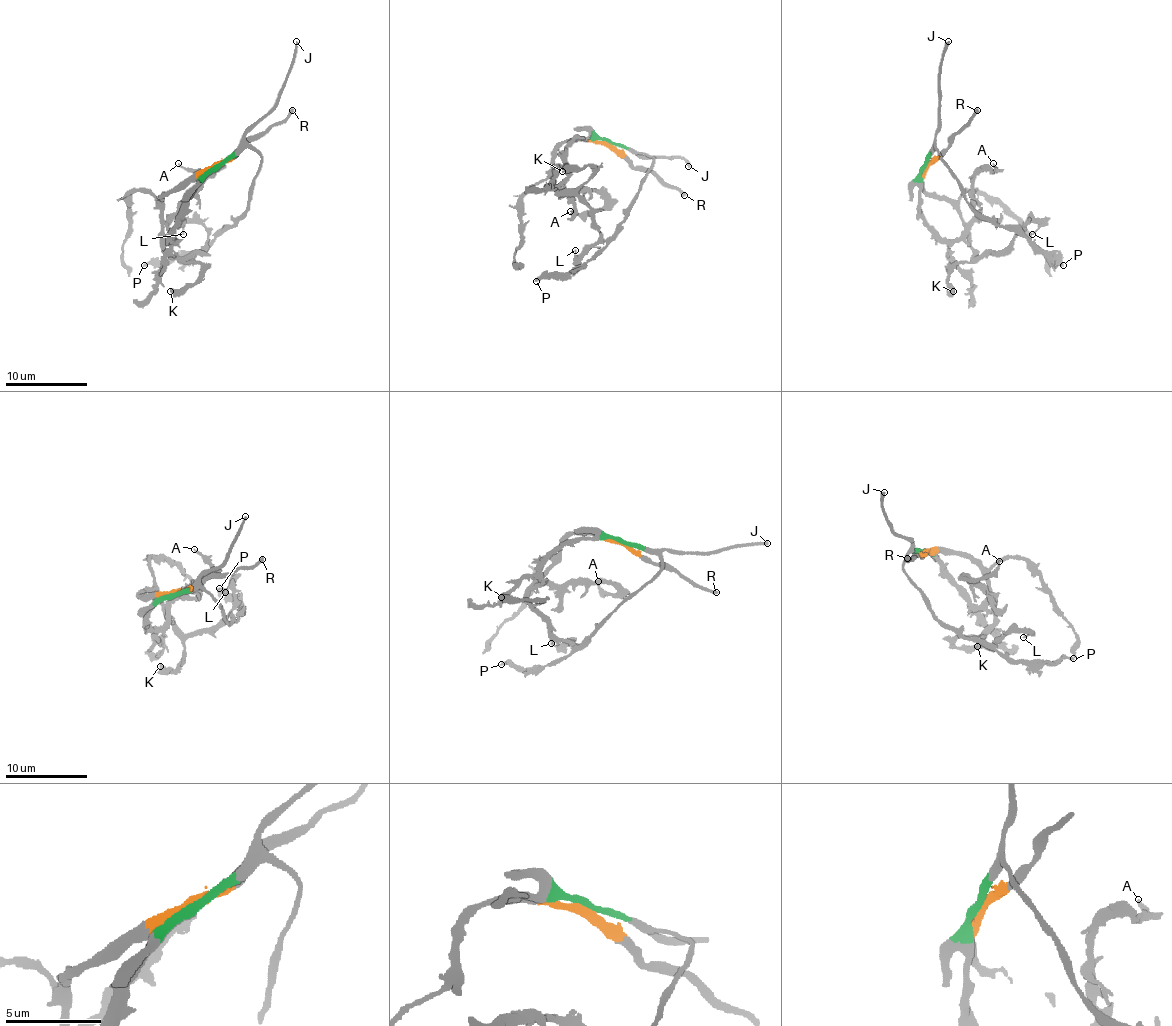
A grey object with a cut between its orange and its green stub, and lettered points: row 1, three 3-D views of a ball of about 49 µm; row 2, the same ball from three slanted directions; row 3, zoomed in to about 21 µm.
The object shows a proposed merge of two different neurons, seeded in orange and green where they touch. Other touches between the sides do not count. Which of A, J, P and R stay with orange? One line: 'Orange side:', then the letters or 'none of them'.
Orange side: R

